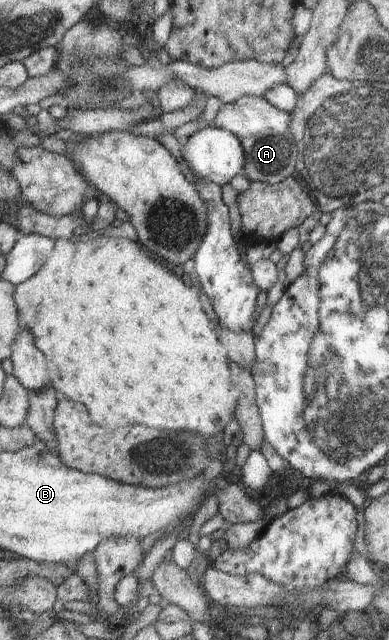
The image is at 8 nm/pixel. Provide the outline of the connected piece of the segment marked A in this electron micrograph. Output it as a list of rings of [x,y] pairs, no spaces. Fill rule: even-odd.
[[[243,96],[233,103],[223,104],[213,121],[213,126],[229,130],[242,143],[246,162],[243,176],[250,181],[276,184],[296,171],[298,150],[290,130],[289,112],[274,108],[264,97]]]

